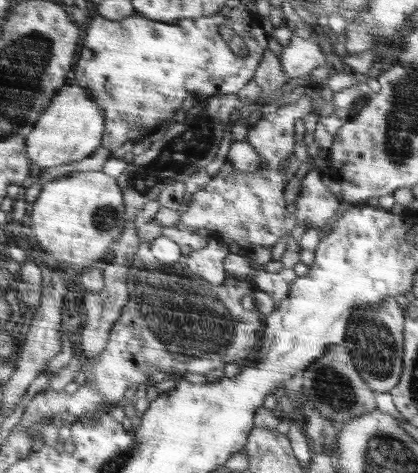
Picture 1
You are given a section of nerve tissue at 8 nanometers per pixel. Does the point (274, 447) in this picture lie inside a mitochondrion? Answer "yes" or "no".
no

